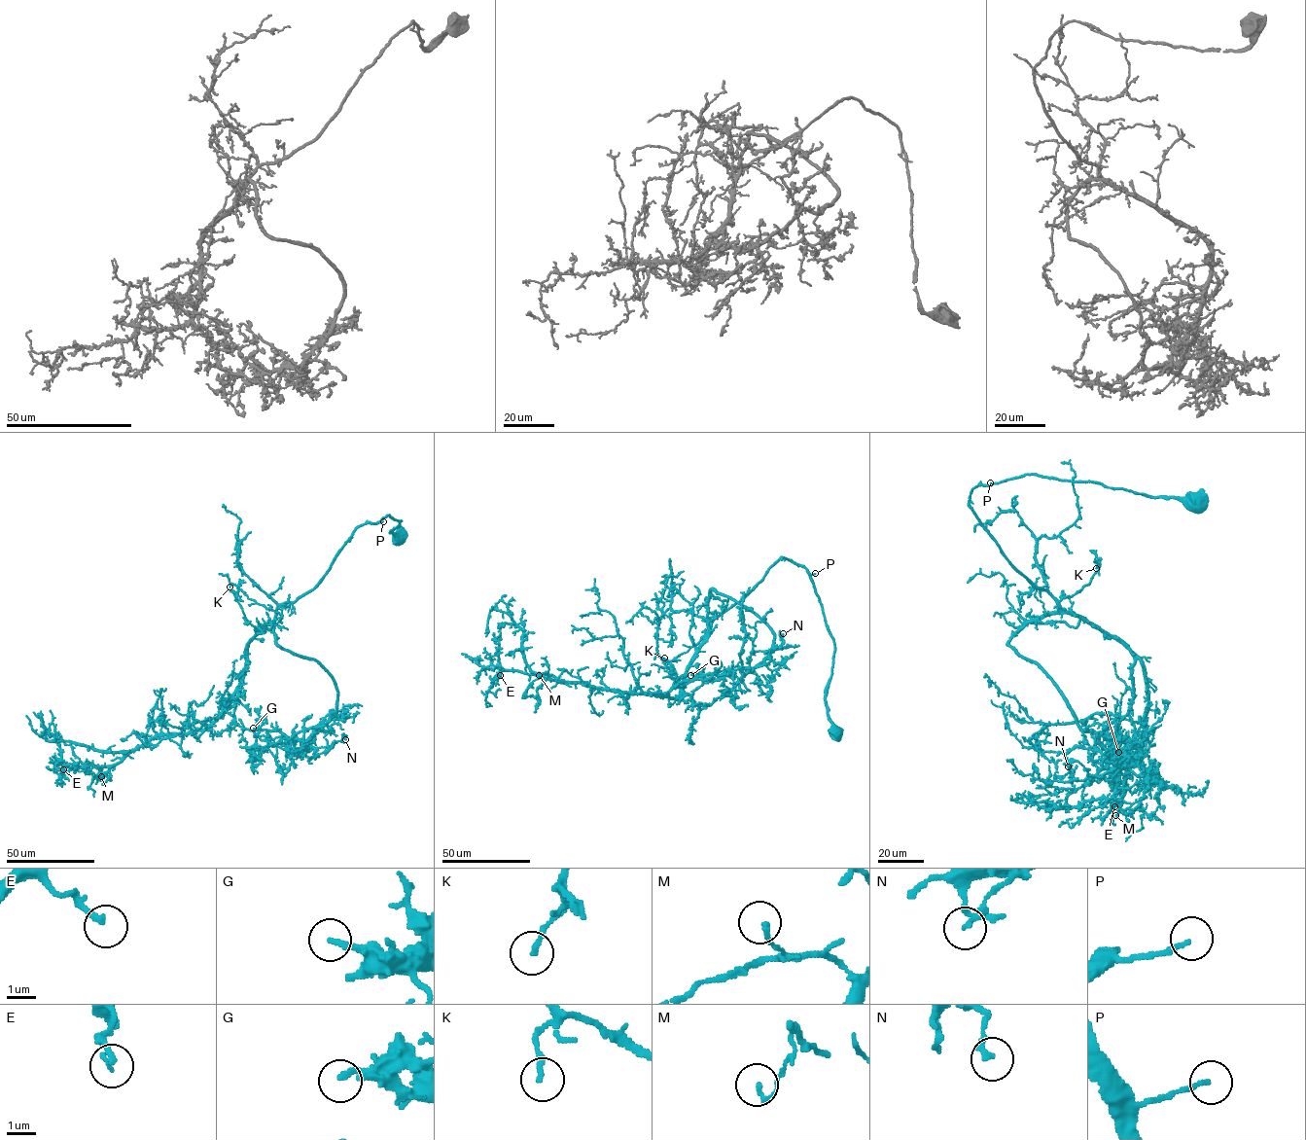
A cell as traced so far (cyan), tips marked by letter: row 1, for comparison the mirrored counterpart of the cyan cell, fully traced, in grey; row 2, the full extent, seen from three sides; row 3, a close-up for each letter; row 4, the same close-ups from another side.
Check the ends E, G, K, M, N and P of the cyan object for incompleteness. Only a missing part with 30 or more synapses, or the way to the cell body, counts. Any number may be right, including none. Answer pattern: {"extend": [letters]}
{"extend": ["G"]}

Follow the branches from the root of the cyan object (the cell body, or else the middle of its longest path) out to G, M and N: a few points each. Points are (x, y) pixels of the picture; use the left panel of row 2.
G: (403, 535), (389, 515), (359, 525), (322, 579), (251, 640), (234, 719), (262, 740), (287, 738), (253, 728)
M: (403, 535), (389, 515), (359, 525), (322, 579), (251, 640), (242, 682), (209, 727), (156, 735), (101, 776)
N: (403, 535), (389, 515), (359, 525), (272, 623), (275, 643), (315, 659), (336, 689), (311, 746), (345, 739)

